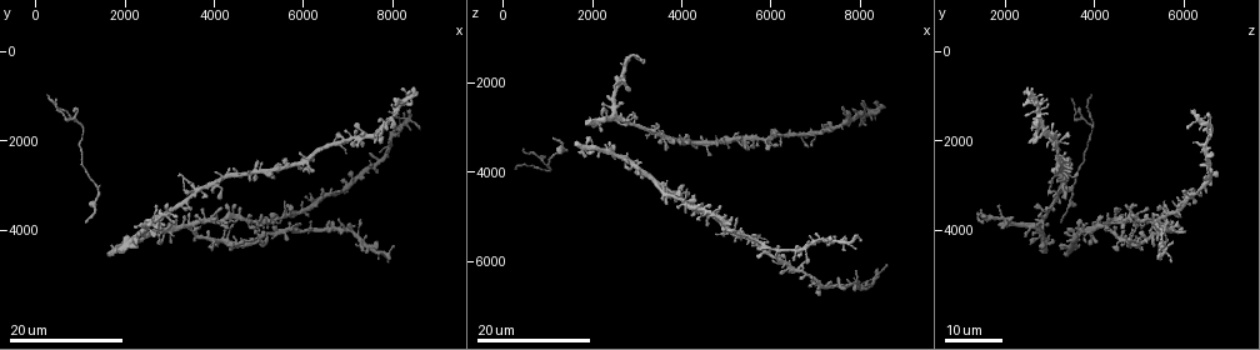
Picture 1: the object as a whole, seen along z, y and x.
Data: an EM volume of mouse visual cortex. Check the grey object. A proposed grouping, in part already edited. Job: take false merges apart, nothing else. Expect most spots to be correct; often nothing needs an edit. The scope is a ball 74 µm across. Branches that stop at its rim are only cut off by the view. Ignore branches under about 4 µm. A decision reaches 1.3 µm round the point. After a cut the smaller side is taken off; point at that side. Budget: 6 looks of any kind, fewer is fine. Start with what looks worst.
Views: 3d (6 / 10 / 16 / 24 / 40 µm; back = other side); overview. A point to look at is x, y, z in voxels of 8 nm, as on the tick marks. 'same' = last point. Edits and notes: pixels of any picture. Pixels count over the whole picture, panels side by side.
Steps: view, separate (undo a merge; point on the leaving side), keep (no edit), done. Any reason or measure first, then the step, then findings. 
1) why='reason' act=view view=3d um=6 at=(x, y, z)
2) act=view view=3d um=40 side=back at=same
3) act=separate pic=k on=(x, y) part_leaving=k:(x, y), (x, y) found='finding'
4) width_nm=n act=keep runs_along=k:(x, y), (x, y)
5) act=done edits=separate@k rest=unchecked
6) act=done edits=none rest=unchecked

why='four or more arms meet' act=view view=3d um=24 at=(3600, 3150, 3100)

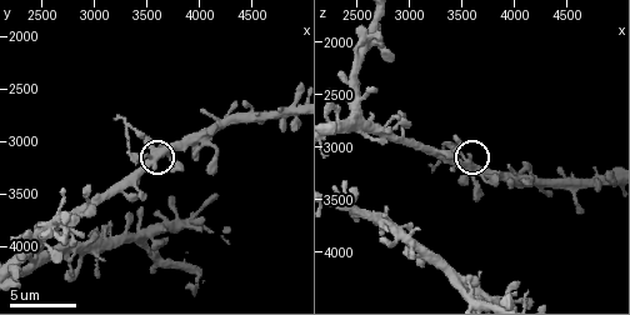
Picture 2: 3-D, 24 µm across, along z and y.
why='closer look' act=view view=3d um=10 at=(3560, 3140, 3140)

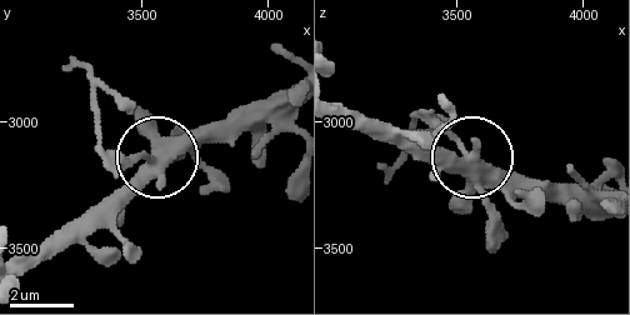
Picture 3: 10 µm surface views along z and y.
width_nm=360 act=keep runs_along=3:(20, 275), (76, 240), (153, 163), (95, 151) found='all the same neuron'

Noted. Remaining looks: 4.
why='a fork' act=view view=3d um=16 at=(1050, 1650, 3950)

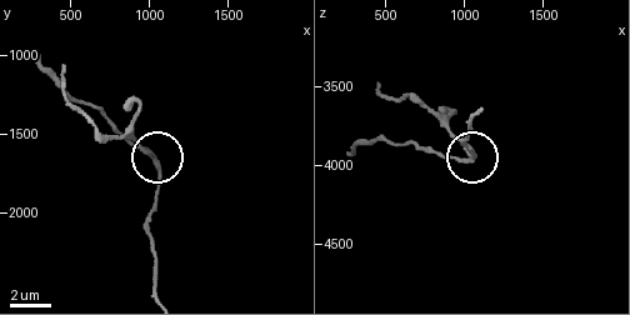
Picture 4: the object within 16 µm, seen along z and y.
act=view view=3d um=6 at=(1000, 1620, 3920)

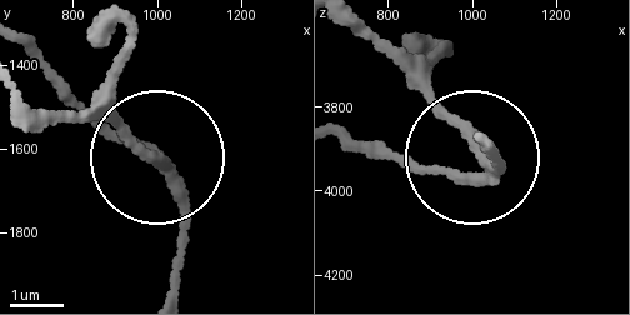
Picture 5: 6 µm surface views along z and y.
act=separate pic=5 on=(423, 170) part_leaving=5:(481, 173), (419, 173), (339, 141) found='a second neuron is stuck on'

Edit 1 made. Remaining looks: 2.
why='four-way junction' act=view view=3d um=24 at=(2200, 4250, 3450)

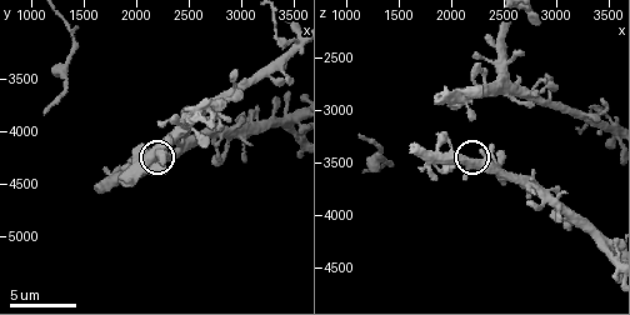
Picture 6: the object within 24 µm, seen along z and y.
act=view view=3d um=10 at=same

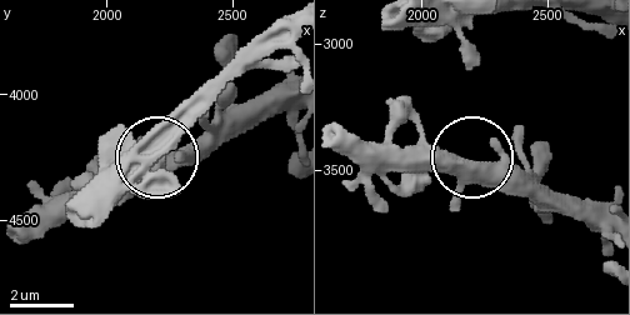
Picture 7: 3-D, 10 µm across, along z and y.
side_arm_um=72 act=keep found='continuous, no second neuron'

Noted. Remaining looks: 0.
act=done edits=separate@5 rest=unchecked

